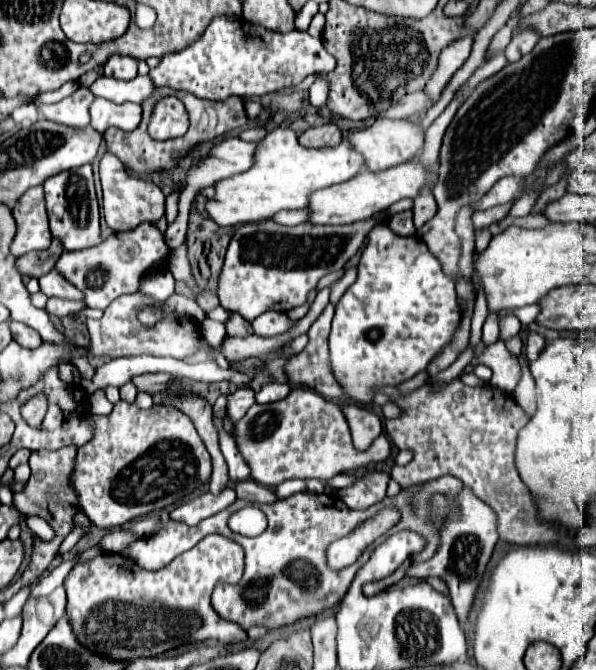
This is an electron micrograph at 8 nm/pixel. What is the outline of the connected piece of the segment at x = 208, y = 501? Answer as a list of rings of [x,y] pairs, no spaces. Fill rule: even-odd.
[[[224,488],[220,494],[204,492],[204,494],[196,496],[196,498],[188,500],[186,504],[174,508],[174,510],[170,512],[170,518],[194,526],[194,524],[198,524],[200,520],[210,518],[210,516],[214,516],[216,512],[224,510],[224,508],[230,506],[234,500],[236,500],[236,492],[230,490],[230,488]]]

